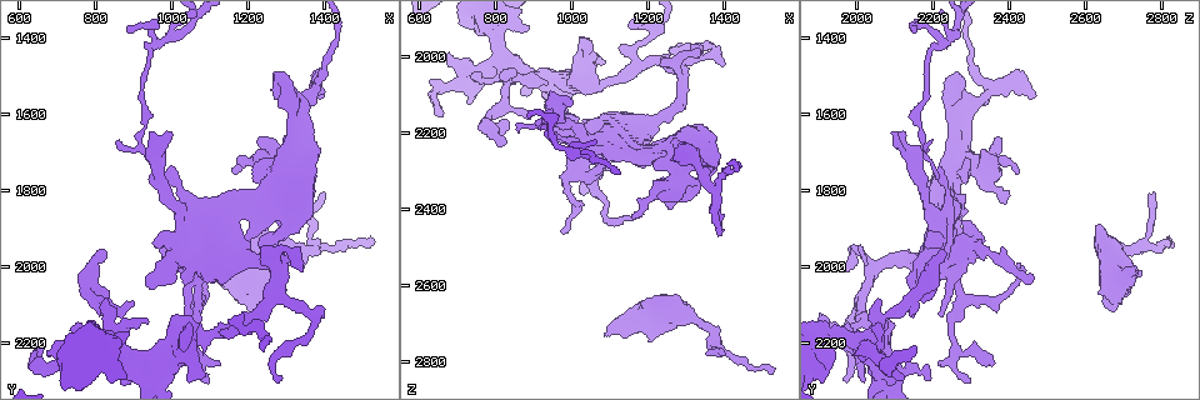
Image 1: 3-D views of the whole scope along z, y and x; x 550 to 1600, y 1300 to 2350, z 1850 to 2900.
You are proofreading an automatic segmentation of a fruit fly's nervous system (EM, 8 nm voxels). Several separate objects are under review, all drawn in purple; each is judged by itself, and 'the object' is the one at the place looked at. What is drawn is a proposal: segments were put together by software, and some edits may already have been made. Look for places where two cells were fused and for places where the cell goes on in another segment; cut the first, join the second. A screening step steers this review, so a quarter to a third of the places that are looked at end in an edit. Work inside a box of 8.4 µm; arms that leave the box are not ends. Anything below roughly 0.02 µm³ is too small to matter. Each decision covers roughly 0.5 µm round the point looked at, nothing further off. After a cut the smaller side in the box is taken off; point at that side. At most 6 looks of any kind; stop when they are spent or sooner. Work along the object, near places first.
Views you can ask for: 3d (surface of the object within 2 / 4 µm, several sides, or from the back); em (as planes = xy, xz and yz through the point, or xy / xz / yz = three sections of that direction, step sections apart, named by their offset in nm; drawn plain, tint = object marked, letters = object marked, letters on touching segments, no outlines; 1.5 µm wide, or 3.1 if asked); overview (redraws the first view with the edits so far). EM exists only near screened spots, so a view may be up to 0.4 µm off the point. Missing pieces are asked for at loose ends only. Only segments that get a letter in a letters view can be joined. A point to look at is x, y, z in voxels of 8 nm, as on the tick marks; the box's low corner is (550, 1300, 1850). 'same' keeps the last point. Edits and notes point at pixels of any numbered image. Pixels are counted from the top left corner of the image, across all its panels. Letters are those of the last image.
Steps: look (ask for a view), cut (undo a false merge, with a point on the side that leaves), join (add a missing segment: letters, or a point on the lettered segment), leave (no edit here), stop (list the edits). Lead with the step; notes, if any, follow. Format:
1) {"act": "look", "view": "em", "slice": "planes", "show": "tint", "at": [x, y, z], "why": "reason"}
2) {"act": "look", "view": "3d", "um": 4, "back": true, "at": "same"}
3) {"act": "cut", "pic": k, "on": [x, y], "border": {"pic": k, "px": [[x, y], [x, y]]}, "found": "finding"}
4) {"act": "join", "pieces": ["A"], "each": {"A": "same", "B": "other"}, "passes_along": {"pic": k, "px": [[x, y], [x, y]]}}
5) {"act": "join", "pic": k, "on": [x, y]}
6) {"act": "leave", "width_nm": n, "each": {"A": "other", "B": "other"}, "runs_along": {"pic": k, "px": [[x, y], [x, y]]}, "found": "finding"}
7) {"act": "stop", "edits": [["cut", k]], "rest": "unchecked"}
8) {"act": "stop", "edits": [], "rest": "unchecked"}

{"act": "look", "view": "3d", "um": 4, "at": [1035, 2040, 2170], "why": "stops while still wide"}

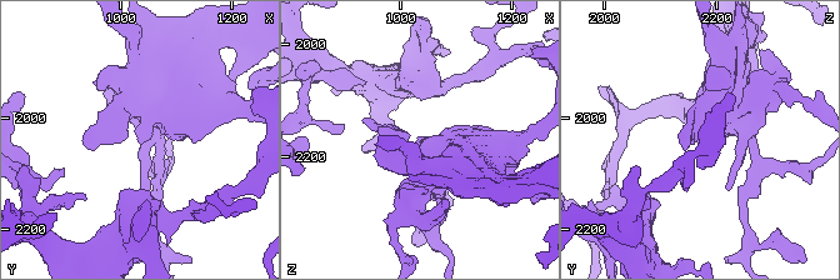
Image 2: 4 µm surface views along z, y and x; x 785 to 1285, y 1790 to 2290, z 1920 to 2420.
{"act": "look", "view": "em", "slice": "planes", "show": "letters", "at": [1035, 2045, 2170]}

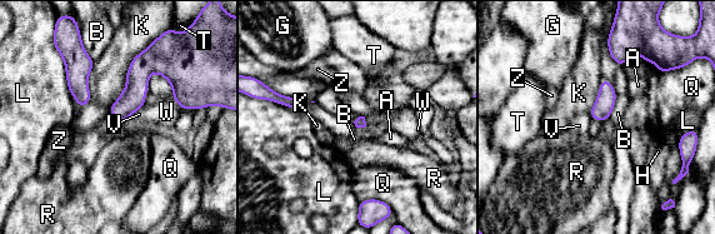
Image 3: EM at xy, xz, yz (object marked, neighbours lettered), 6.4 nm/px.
{"act": "leave", "each": {"A": "other", "B": "other", "G": "other", "H": "other", "K": "other", "L": "other", "Q": "other", "R": "other", "T": "other", "V": "other", "W": "other", "Z": "other"}, "runs_along": {"pic": 3, "px": [[190, 101], [164, 69], [150, 69], [113, 110]]}, "found": "no lettered segment goes on from it"}

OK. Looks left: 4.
{"act": "look", "view": "em", "slice": "planes", "show": "plain", "at": [1225, 1670, 2370], "why": "stops while still wide"}

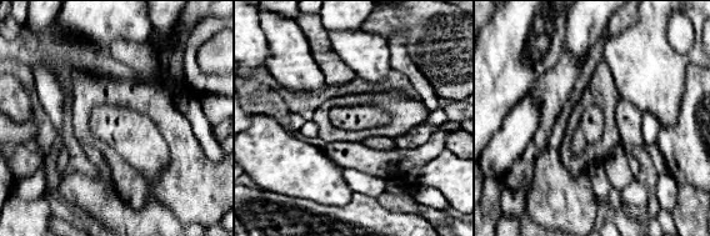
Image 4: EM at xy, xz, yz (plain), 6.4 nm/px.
{"act": "look", "view": "em", "slice": "planes", "show": "letters", "at": "same", "why": "what lies round it"}

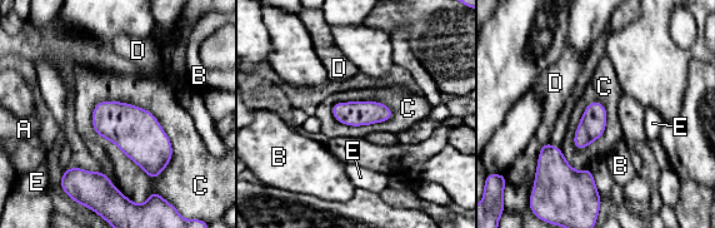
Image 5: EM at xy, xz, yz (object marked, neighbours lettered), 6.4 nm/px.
{"act": "leave", "each": {"A": "other", "B": "other", "C": "other", "D": "other", "E": "other"}, "border": {"pic": 5, "px": [[98, 102], [94, 130], [150, 177]]}, "found": "none of them fits"}

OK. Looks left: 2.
{"act": "look", "view": "em", "slice": "xy", "step": 8, "show": "letters", "at": [1395, 1560, 2470], "why": "free end"}

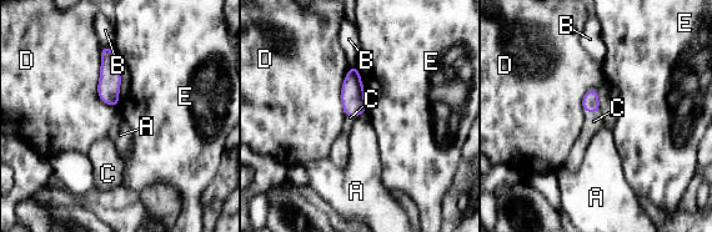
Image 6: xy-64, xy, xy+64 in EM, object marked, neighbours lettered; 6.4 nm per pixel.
{"act": "join", "pieces": ["C"], "each": {"A": "other", "B": "other", "C": "same", "D": "other", "E": "other"}, "passes_along": {"pic": 6, "px": [[590, 102], [592, 111], [593, 121]]}, "found": "the cell continues"}

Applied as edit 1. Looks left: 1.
{"act": "stop", "edits": [["join", 6]], "rest": "unchecked"}

